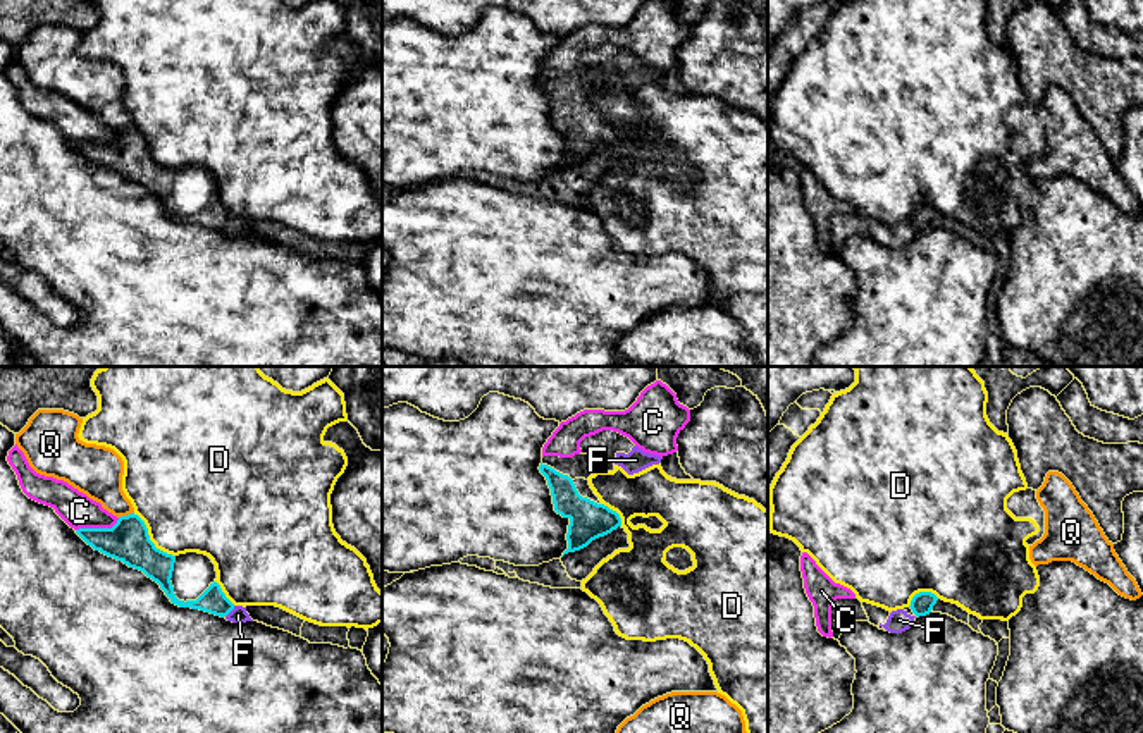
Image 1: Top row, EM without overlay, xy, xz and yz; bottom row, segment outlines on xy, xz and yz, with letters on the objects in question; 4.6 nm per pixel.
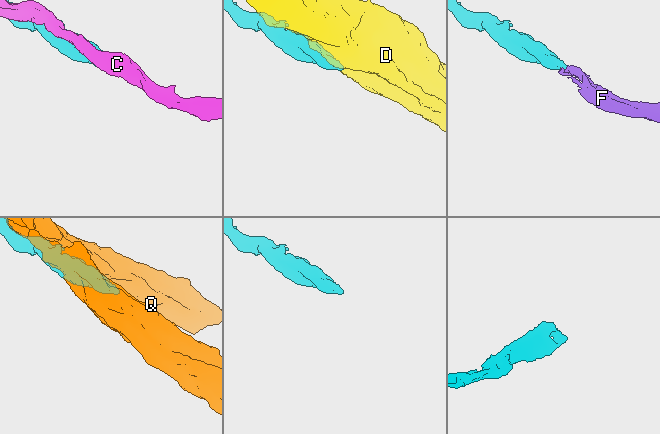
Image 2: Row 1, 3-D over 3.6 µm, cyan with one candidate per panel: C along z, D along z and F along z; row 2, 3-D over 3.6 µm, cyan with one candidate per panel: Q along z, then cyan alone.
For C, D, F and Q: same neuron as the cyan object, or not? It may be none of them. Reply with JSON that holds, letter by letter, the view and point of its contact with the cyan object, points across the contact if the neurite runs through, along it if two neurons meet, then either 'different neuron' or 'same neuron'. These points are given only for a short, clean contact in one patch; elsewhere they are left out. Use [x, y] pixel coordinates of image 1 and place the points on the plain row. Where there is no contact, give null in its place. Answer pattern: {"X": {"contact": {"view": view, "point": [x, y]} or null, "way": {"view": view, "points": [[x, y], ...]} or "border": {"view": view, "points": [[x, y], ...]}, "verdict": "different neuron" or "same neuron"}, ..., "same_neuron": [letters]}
{"C": {"contact": {"view": "xy", "point": [97, 143]}, "verdict": "different neuron"}, "D": {"contact": {"view": "xy", "point": [148, 153]}, "verdict": "different neuron"}, "F": {"contact": {"view": "xy", "point": [231, 224]}, "way": {"view": "xy", "points": [[214, 215], [231, 224], [238, 229]]}, "verdict": "same neuron"}, "Q": {"contact": {"view": "xy", "point": [128, 129]}, "verdict": "different neuron"}, "same_neuron": ["F"]}

